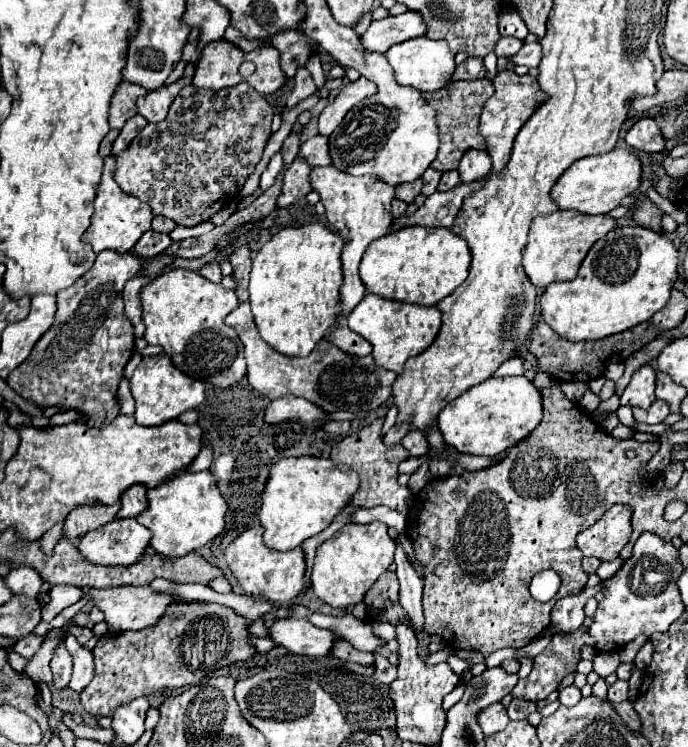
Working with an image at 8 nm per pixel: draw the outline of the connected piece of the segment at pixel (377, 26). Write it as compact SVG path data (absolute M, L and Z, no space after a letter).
M413 12L401 16L389 16L385 20L373 20L365 34L361 34L361 44L367 52L385 52L393 44L417 38L425 34L425 22Z

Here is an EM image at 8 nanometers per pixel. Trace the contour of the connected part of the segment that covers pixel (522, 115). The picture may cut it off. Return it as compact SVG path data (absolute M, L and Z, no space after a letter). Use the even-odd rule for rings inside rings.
M513 70L499 72L493 78L493 84L495 84L495 94L483 106L479 130L481 130L483 138L487 140L487 152L493 160L493 170L491 172L501 172L509 162L511 148L513 148L517 132L527 122L527 118L537 110L537 104L545 102L547 94L541 90L539 82L533 76L529 76L529 74L527 76L517 76Z

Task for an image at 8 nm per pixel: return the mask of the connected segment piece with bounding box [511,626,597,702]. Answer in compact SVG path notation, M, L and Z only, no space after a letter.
M581 626L581 628L573 630L573 632L559 632L559 634L555 634L553 640L551 640L551 644L549 644L541 654L535 656L535 662L533 662L533 670L531 670L531 674L529 674L527 678L519 680L511 694L513 694L515 698L533 700L533 702L545 700L551 692L557 690L559 682L561 682L569 672L575 672L577 662L581 660L581 650L583 650L585 646L595 646L595 644L597 644L597 640L589 636L589 632L587 632L585 626Z

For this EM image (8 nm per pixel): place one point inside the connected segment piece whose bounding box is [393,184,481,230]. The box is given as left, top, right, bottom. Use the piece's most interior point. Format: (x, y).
(439, 210)

